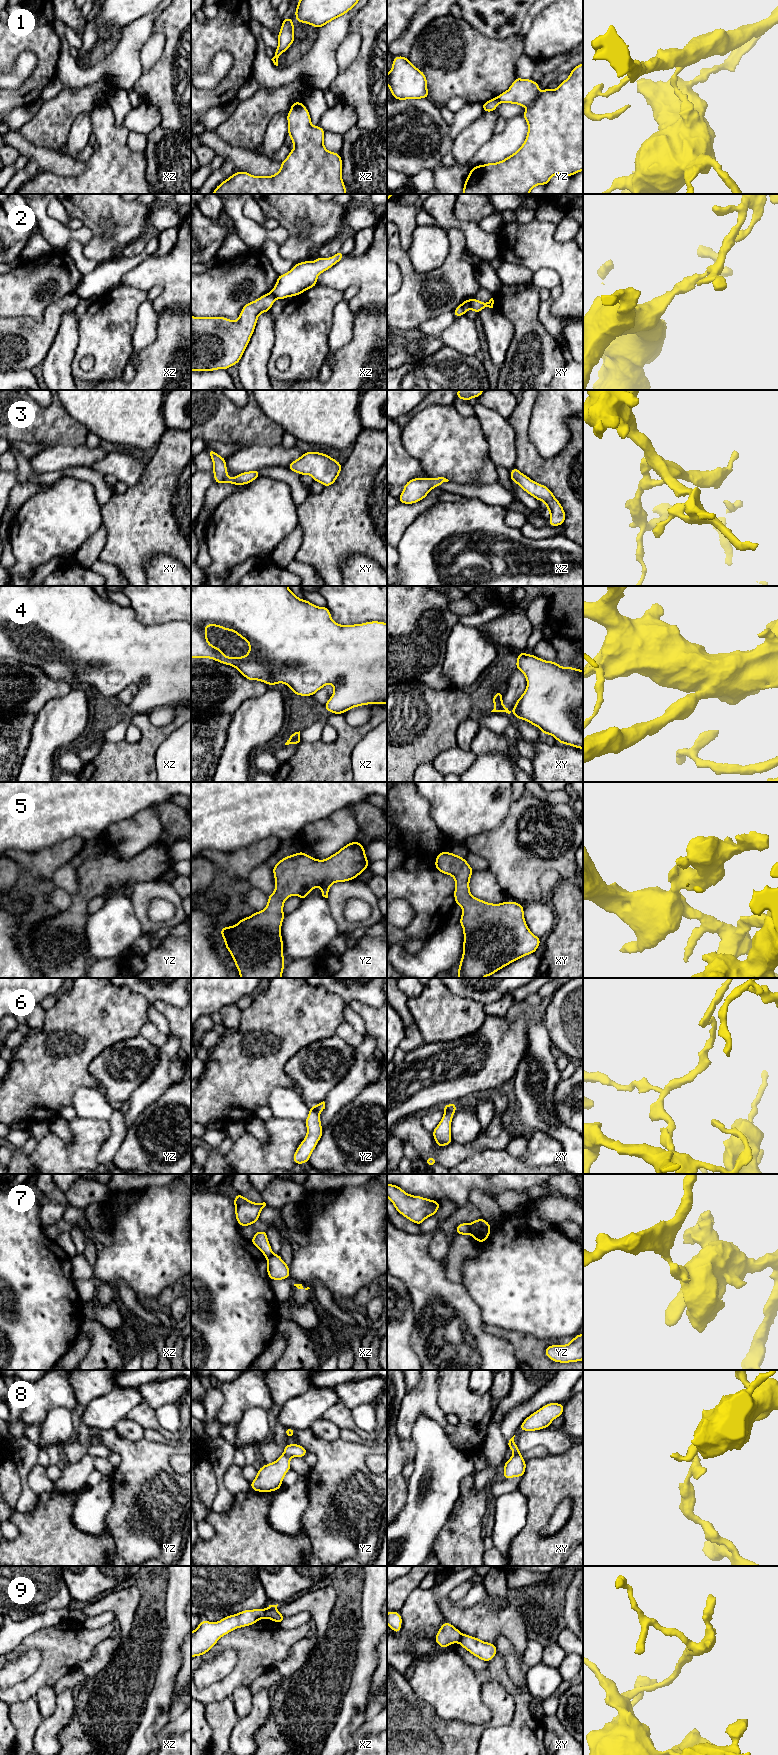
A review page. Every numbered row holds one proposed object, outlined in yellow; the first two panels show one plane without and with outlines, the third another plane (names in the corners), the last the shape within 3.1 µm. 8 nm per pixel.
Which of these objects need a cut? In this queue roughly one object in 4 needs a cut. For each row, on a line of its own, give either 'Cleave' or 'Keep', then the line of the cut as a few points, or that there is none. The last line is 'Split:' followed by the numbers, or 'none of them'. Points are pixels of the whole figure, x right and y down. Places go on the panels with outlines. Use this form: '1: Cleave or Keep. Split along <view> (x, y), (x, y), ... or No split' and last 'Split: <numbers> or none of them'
1: Cleave. Split along xz (303, 105), (291, 109)
2: Cleave. Split along xy (472, 299), (469, 308)
3: Keep. No split
4: Keep. No split
5: Keep. No split
6: Cleave. Split along xy (444, 1110), (454, 1111)
7: Cleave. Split along yz (468, 1224), (470, 1233)
8: Cleave. Split along xy (513, 1454), (521, 1455)
9: Cleave. Split along xz (266, 1609), (264, 1617)
Split: 1, 2, 6, 7, 8, 9

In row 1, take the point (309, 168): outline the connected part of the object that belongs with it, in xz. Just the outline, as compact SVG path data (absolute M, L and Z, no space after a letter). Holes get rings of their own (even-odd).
M302 106L287 113L288 136L294 148L281 162L280 170L271 176L253 176L235 172L219 184L212 194L347 194L342 179L342 158L324 146L325 130L311 124L308 109Z

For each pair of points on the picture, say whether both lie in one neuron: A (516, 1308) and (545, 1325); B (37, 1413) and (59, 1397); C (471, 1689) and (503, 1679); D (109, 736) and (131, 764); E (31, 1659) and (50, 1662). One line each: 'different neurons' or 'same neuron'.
A: same neuron
B: same neuron
C: same neuron
D: different neurons
E: different neurons

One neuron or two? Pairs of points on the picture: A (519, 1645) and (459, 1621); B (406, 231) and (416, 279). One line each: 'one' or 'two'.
A: one
B: two

